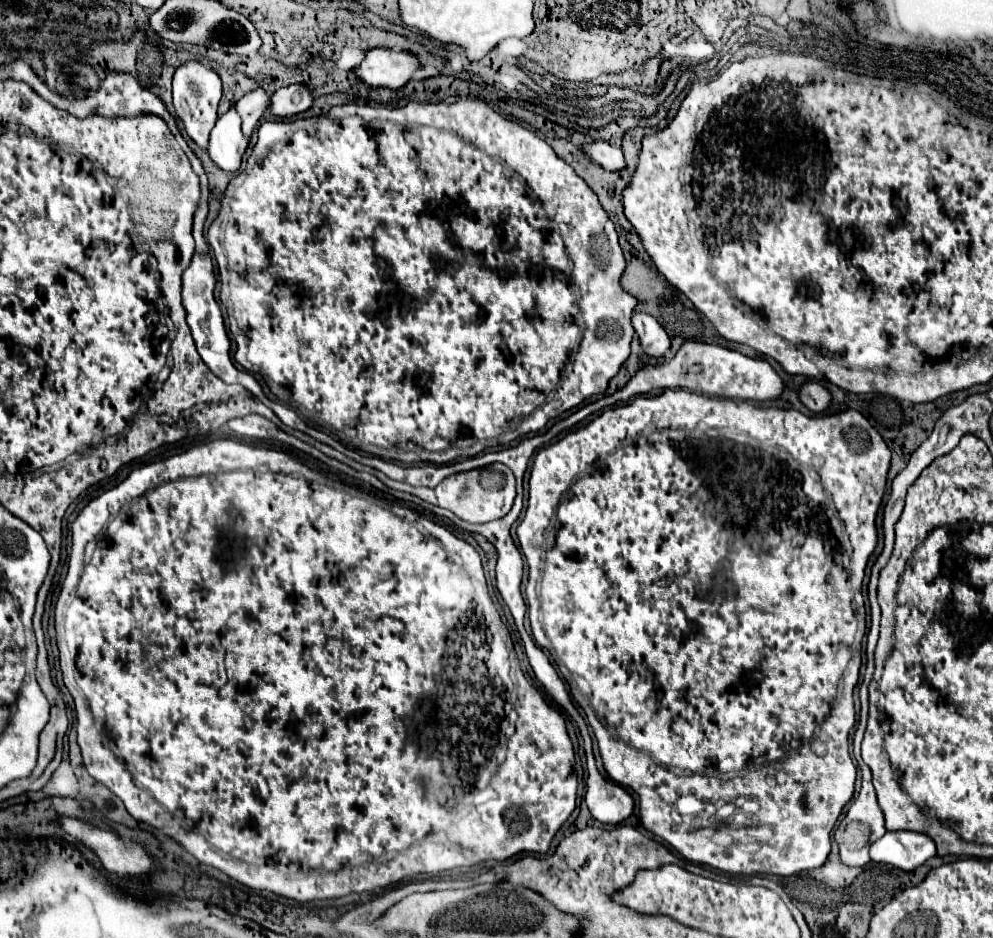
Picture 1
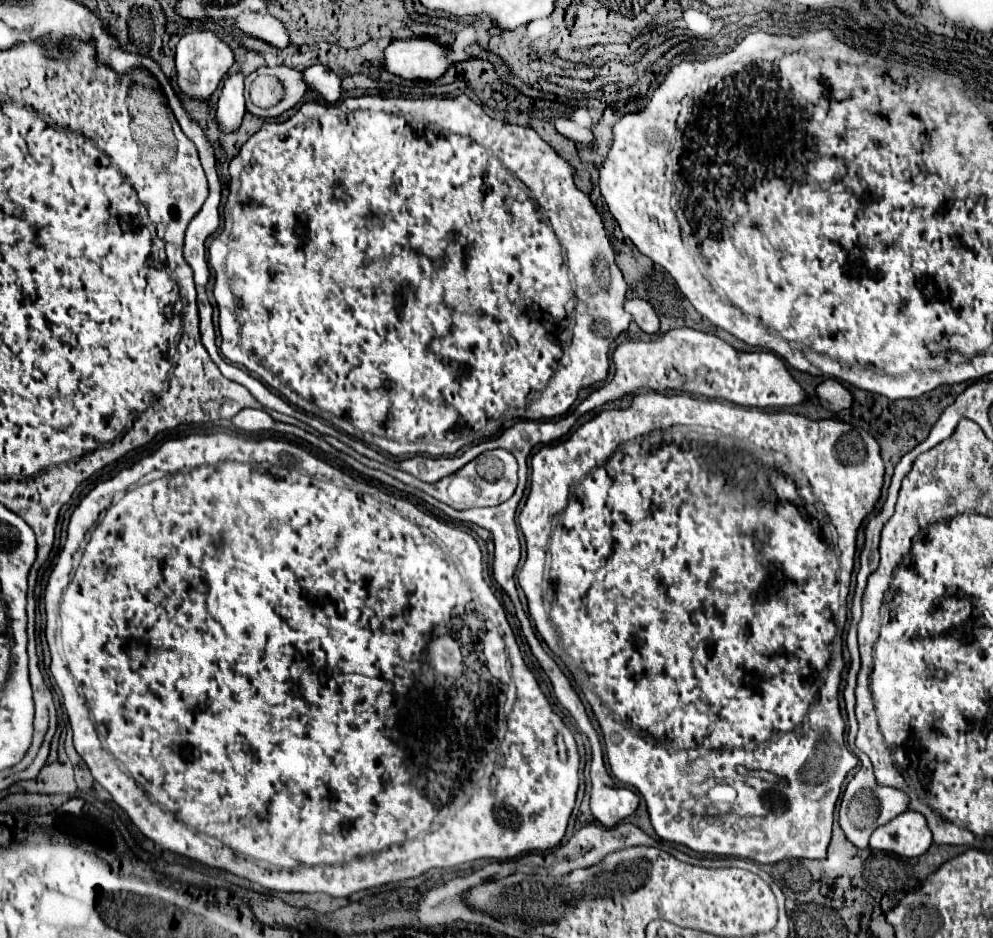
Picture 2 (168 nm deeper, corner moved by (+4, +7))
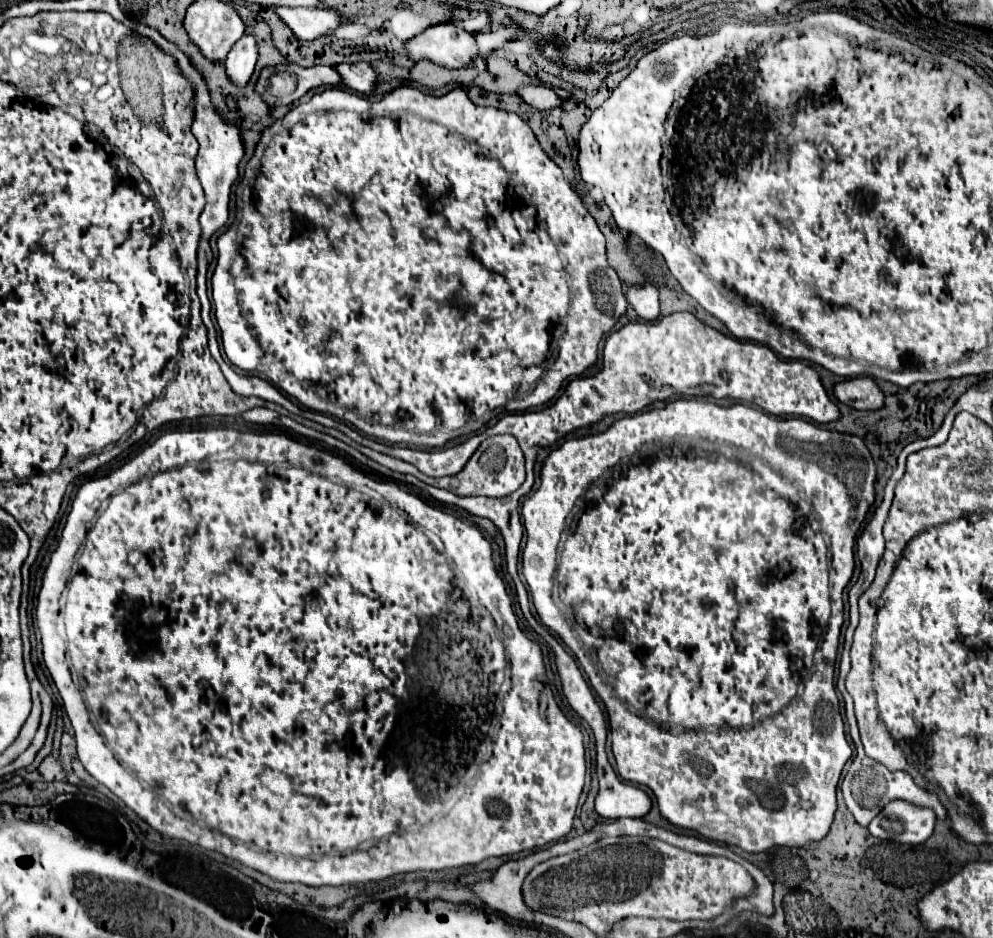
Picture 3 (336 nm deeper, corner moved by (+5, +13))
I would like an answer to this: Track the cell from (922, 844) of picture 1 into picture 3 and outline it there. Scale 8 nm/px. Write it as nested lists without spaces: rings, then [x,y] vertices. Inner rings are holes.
[[[890,802],[868,826],[870,834],[898,844],[922,844],[934,830],[936,814],[930,808],[918,808],[908,802]]]

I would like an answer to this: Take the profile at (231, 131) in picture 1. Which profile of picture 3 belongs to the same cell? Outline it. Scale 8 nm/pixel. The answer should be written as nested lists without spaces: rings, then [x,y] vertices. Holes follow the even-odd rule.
[[[242,36],[226,58],[226,74],[236,88],[244,88],[250,82],[256,58],[256,40],[252,36]]]

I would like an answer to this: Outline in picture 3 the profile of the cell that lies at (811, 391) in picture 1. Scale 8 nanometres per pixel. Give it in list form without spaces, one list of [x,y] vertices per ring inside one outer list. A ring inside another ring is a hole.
[[[850,378],[838,382],[834,384],[834,396],[838,402],[856,410],[876,410],[884,404],[884,394],[872,378]]]

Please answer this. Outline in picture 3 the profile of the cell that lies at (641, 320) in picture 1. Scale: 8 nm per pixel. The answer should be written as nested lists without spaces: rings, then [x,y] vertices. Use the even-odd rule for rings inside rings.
[[[640,284],[640,286],[632,286],[626,292],[626,298],[630,302],[630,306],[636,310],[636,314],[646,320],[652,322],[658,318],[660,314],[660,304],[658,304],[658,288],[652,284]]]

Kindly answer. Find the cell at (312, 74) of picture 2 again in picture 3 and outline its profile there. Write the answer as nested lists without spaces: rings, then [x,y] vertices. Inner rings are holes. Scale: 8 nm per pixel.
[[[356,62],[356,64],[338,64],[334,70],[340,74],[344,88],[354,90],[358,94],[372,94],[372,88],[376,86],[376,72],[370,68],[368,62]]]

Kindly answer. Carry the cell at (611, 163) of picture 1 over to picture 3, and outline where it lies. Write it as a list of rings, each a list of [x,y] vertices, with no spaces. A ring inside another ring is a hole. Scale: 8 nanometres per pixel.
[[[526,86],[526,88],[520,88],[518,94],[520,94],[520,98],[526,104],[534,106],[540,112],[562,110],[562,100],[556,96],[556,92],[552,88],[546,88],[546,86]]]

